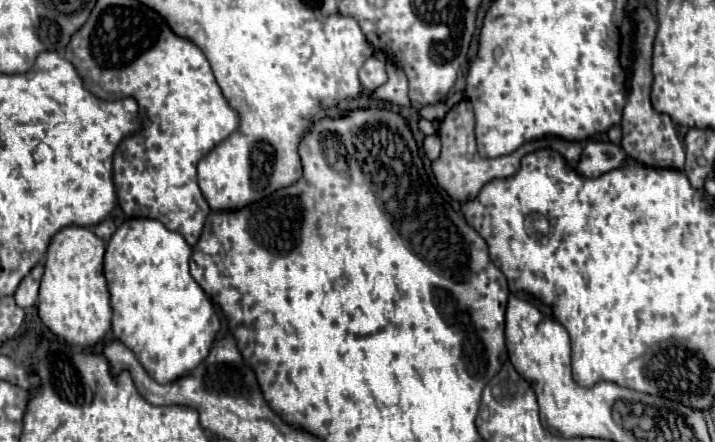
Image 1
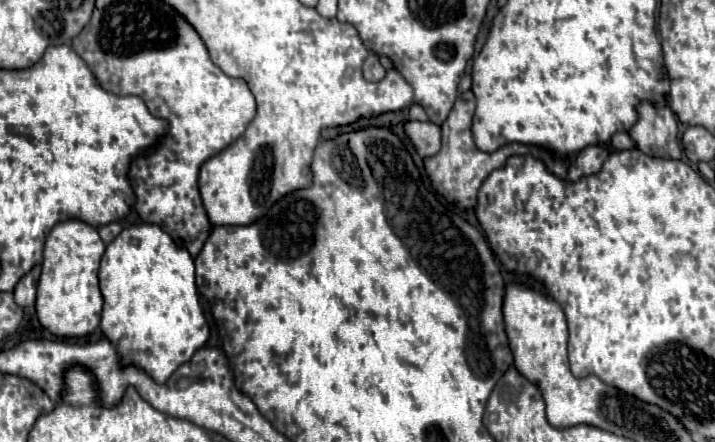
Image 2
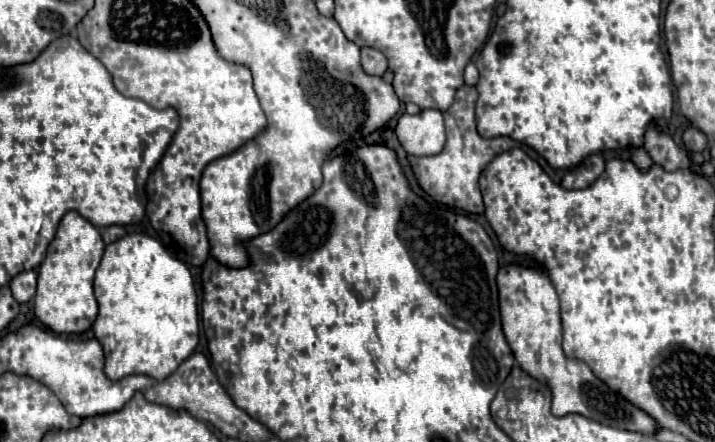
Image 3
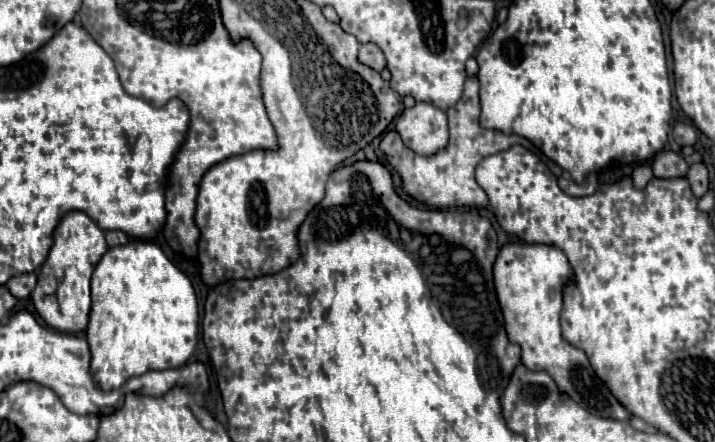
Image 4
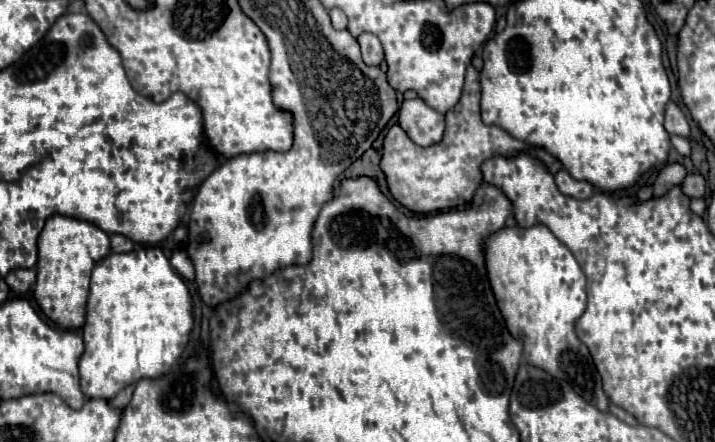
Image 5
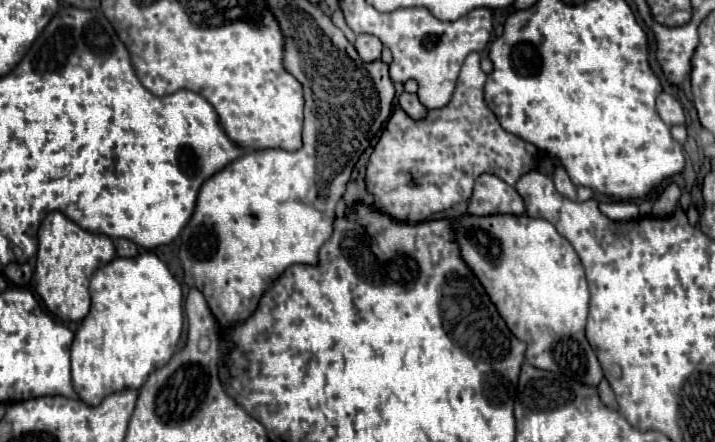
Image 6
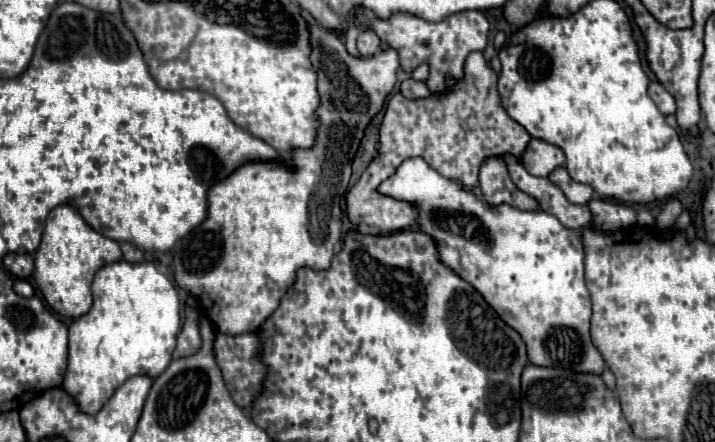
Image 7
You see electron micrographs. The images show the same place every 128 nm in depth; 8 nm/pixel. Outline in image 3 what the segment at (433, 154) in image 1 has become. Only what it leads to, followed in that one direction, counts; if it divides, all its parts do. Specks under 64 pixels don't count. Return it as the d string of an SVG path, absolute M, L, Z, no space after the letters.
M422 110L420 114L402 114L396 136L404 150L412 156L438 154L446 142L444 120L440 110Z

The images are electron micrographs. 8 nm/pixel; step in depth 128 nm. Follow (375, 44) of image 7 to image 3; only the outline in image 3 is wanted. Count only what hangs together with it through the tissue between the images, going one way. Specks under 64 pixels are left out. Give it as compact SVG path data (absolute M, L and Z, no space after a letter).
M362 48L362 68L370 76L382 76L388 68L388 60L380 50L374 48Z

